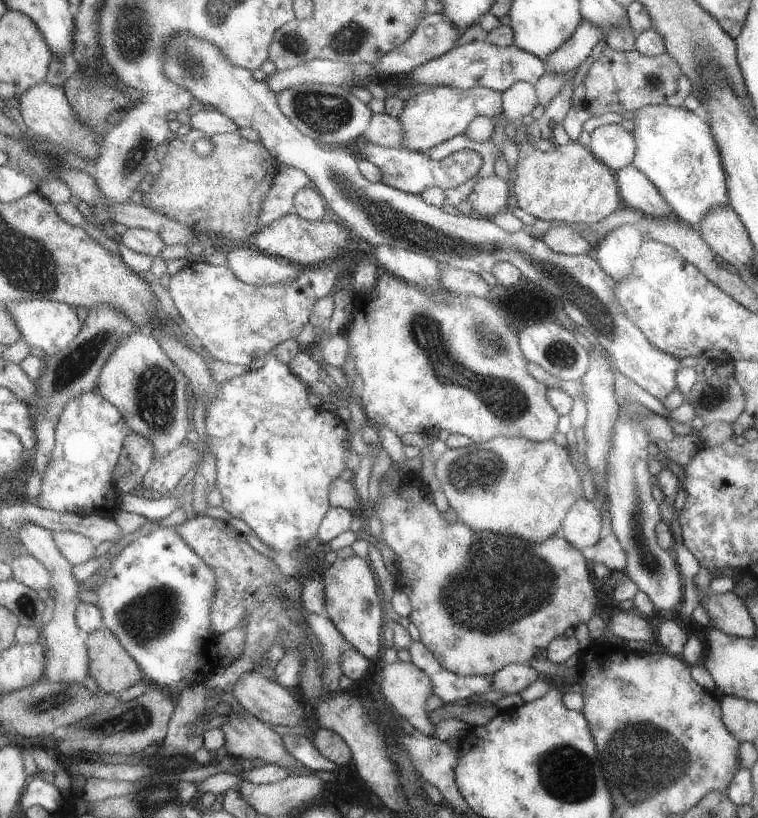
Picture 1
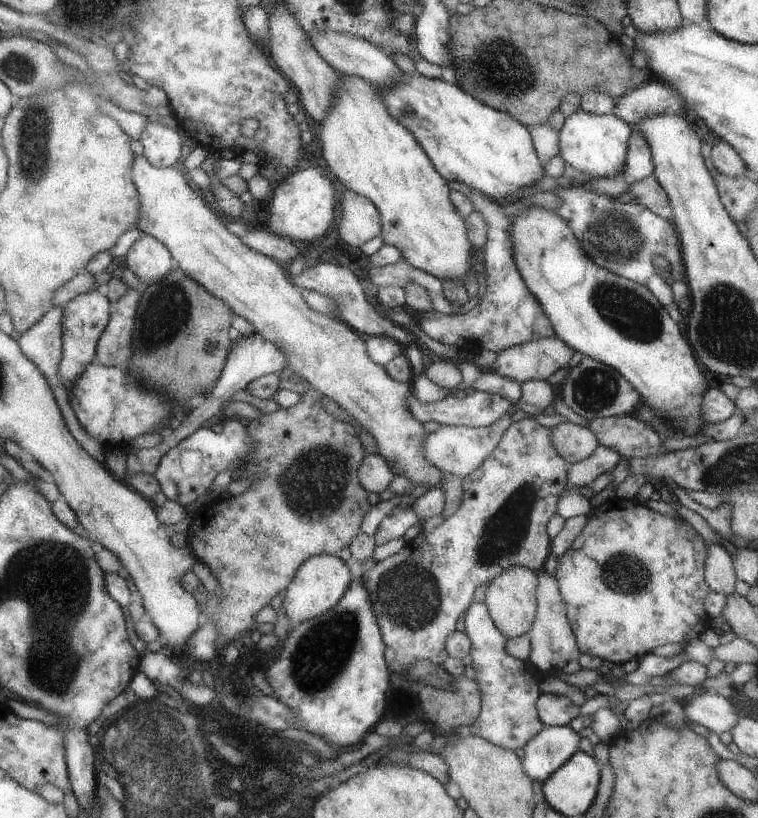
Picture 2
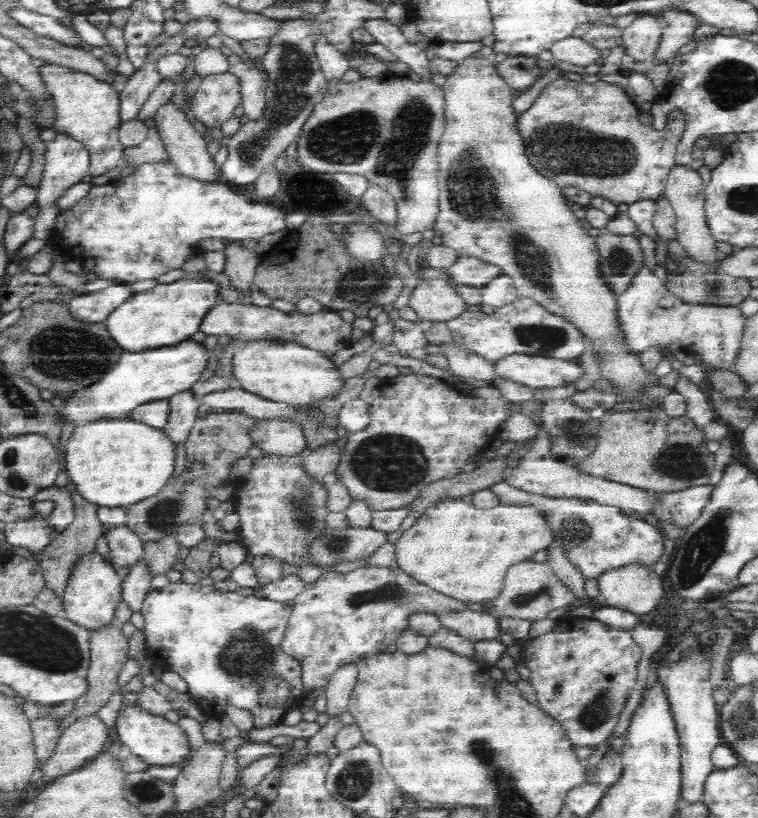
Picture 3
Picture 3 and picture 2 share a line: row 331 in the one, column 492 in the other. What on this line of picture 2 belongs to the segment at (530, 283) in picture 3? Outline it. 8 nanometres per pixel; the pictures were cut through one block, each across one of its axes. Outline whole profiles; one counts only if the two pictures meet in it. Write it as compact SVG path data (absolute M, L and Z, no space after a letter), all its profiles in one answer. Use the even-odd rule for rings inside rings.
M515 567L501 572L492 580L491 584L485 585L483 604L487 607L491 622L505 638L523 636L531 628L536 611L535 580L534 571L528 568Z

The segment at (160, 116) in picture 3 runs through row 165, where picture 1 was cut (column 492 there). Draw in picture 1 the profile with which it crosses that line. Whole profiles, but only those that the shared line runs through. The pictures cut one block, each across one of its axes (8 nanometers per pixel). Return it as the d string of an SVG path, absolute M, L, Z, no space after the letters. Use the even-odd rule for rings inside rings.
M493 173L479 179L466 201L471 205L474 216L489 219L507 209L506 200L510 192L511 185L507 180L501 180Z

